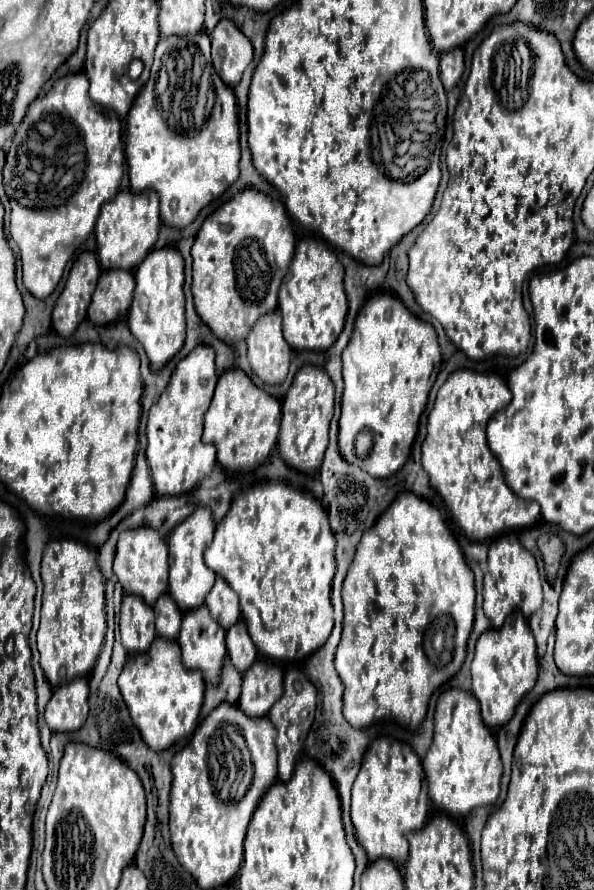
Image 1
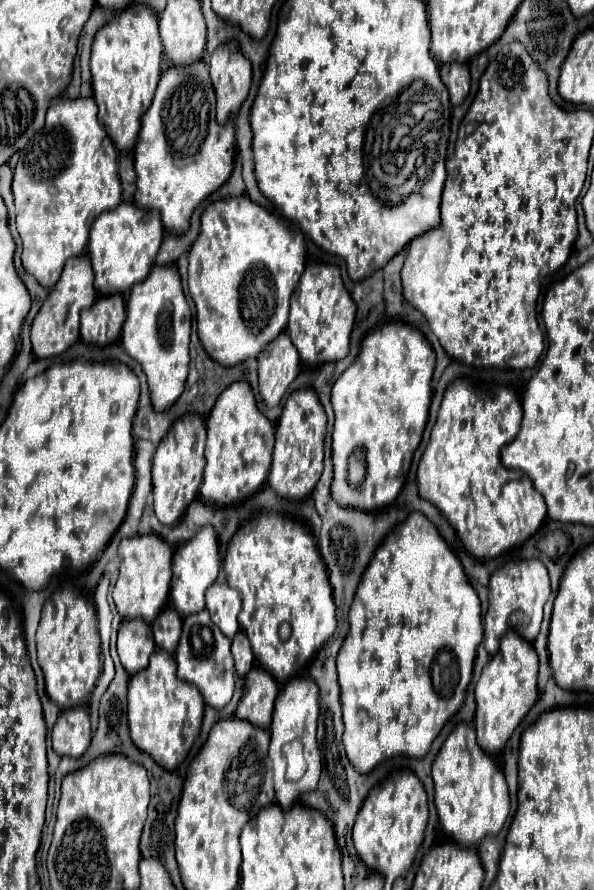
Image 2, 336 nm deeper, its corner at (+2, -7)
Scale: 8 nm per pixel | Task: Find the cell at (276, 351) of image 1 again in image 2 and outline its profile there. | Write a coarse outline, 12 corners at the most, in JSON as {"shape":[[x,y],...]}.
{"shape":[[282,332],[260,356],[260,396],[278,406],[300,372],[300,356]]}

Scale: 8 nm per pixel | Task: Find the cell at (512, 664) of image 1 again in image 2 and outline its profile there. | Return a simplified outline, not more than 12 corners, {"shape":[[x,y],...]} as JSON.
{"shape":[[502,636],[476,684],[478,746],[496,756],[538,700],[538,656]]}

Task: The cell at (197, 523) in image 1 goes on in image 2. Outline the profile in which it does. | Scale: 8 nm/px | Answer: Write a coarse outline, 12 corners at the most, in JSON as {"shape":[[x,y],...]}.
{"shape":[[204,526],[174,554],[170,596],[182,618],[206,608],[220,570]]}

